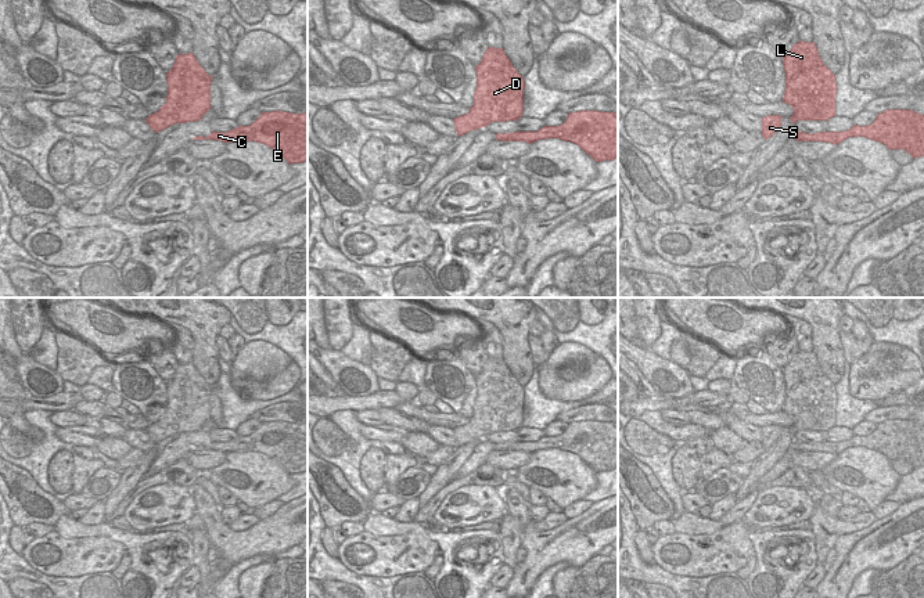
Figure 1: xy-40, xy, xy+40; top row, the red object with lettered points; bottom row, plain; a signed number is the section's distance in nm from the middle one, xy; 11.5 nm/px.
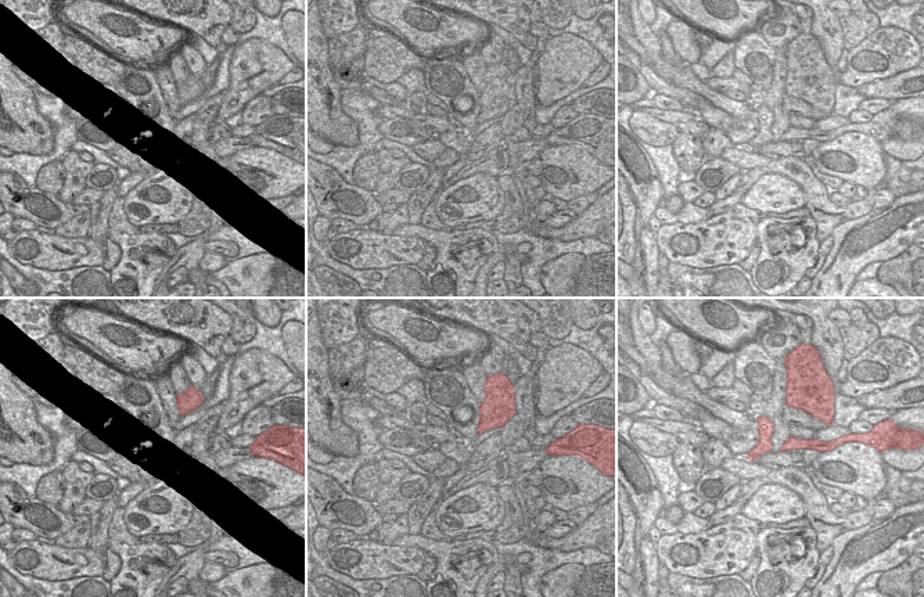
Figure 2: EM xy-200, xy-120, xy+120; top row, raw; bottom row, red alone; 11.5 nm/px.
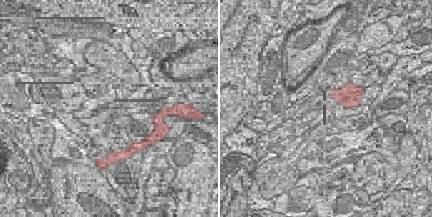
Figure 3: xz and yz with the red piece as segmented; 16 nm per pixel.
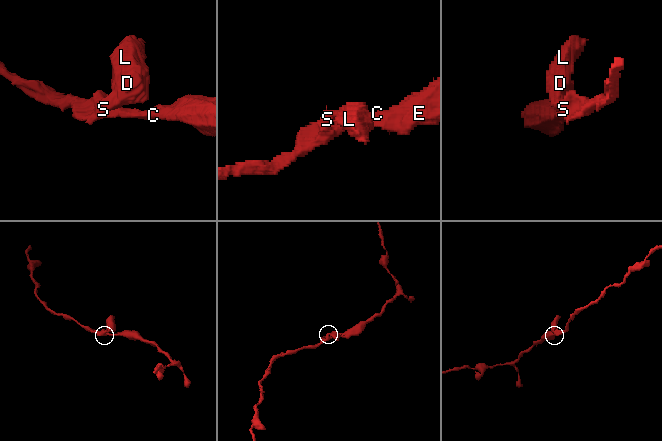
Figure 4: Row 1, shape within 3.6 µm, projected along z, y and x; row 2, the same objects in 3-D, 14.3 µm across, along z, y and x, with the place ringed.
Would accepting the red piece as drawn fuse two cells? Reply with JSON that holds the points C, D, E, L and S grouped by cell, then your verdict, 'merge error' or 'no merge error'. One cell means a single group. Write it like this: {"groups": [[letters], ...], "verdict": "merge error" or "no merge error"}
{"groups": [["C", "D", "E", "L", "S"]], "verdict": "no merge error"}

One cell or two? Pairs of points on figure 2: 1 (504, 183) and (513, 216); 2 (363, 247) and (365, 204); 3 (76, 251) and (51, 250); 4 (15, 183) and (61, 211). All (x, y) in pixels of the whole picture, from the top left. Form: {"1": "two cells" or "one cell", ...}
{"1": "one cell", "2": "two cells", "3": "one cell", "4": "one cell"}

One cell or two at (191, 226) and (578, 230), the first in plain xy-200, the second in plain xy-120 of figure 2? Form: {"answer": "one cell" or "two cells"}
{"answer": "one cell"}

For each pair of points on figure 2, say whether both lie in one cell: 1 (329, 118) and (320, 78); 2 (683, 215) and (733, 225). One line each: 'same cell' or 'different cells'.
1: same cell
2: different cells

